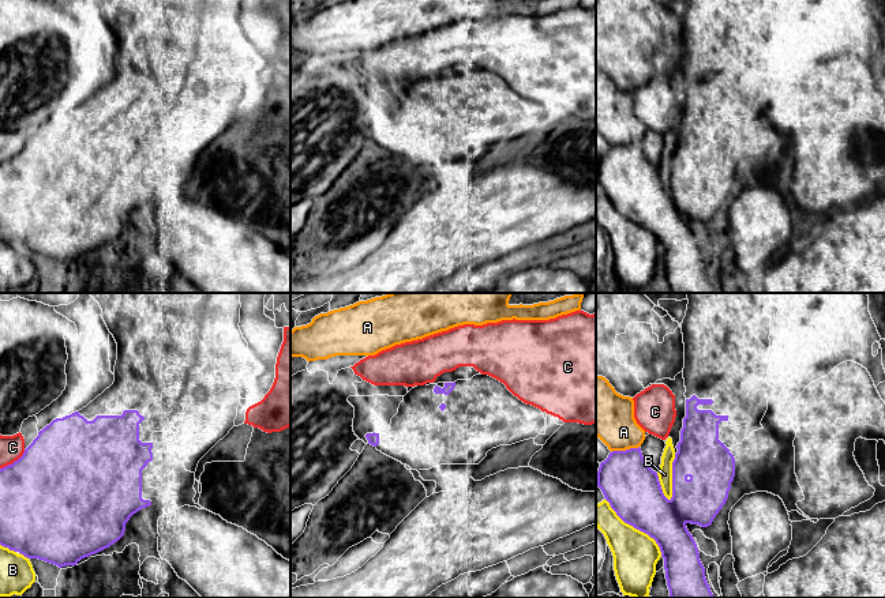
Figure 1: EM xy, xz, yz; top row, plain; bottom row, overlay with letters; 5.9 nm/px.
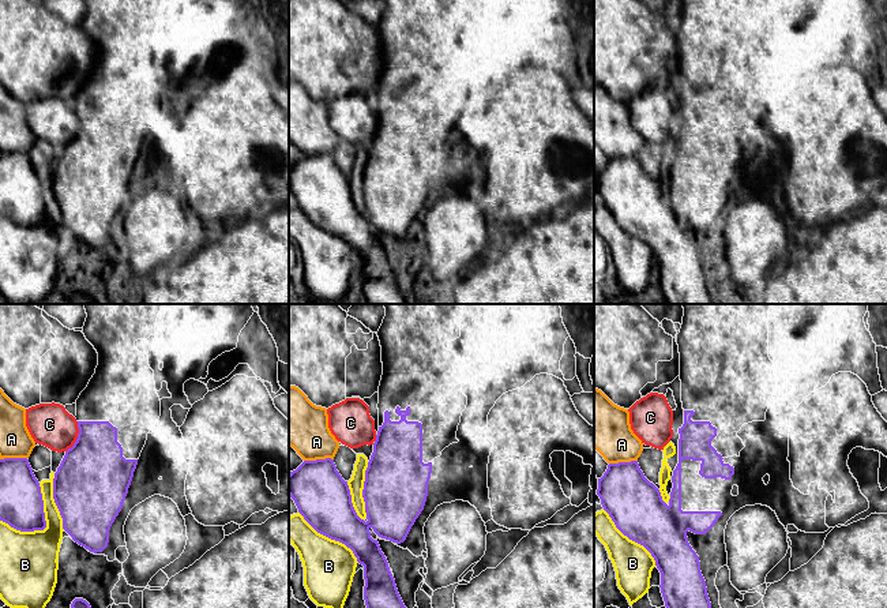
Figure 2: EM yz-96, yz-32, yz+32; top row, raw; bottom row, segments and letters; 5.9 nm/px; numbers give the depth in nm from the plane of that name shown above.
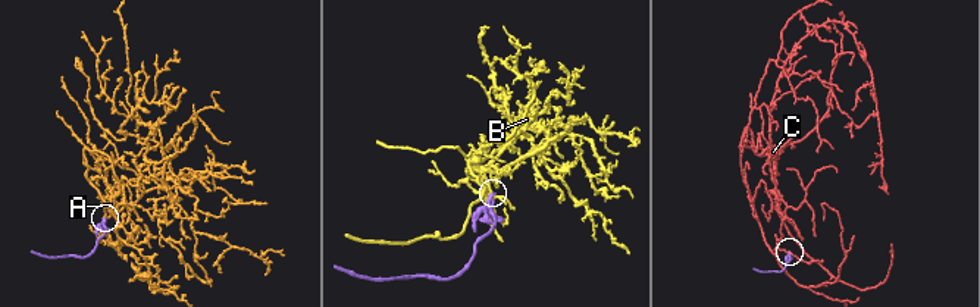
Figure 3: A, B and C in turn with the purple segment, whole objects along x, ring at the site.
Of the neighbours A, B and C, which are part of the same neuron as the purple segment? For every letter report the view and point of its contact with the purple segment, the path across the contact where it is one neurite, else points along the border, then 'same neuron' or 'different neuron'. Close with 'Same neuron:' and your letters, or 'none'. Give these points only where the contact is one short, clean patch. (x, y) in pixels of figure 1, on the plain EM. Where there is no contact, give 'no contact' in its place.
A: meets purple in yz at (626, 145); different neuron
B: meets purple in yz at (672, 172); different neuron
C: meets purple in xy at (14, 157); different neuron
Same neuron: none

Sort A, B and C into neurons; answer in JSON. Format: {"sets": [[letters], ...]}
{"sets": [["A"], ["B"], ["C"]]}

